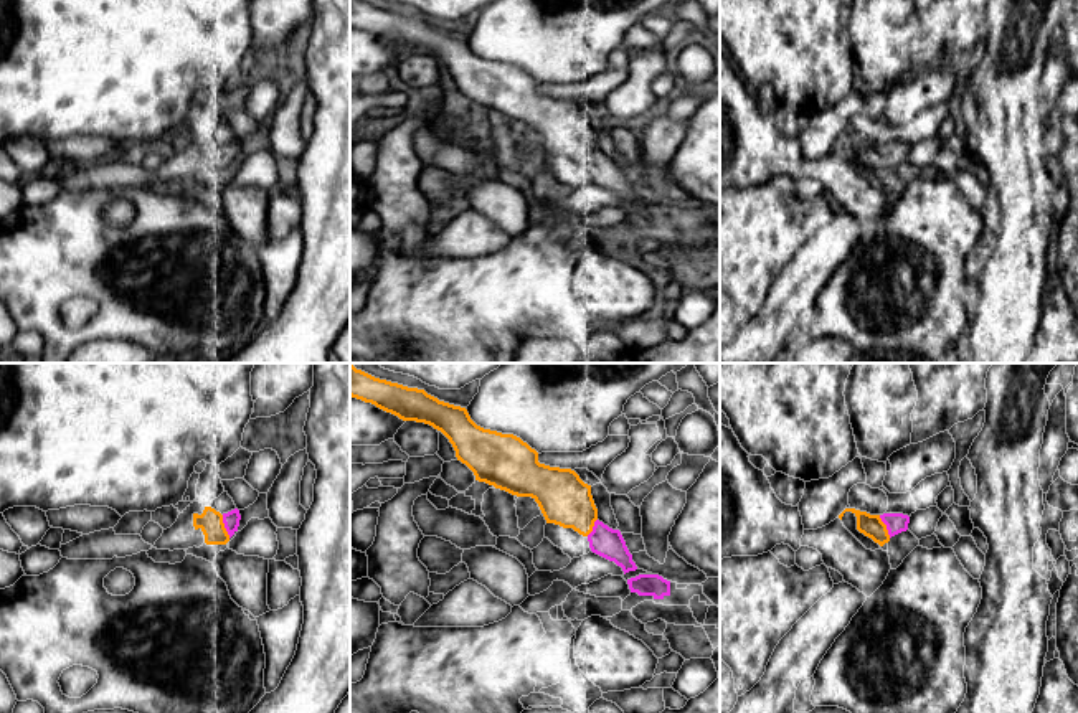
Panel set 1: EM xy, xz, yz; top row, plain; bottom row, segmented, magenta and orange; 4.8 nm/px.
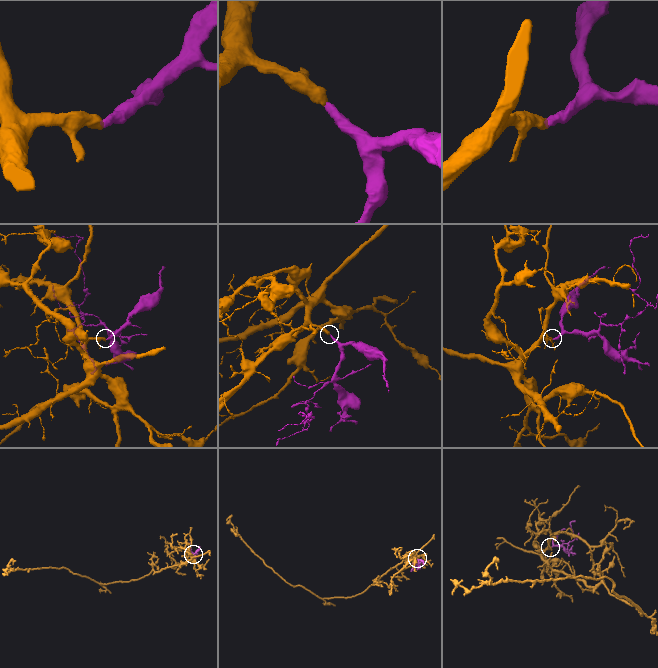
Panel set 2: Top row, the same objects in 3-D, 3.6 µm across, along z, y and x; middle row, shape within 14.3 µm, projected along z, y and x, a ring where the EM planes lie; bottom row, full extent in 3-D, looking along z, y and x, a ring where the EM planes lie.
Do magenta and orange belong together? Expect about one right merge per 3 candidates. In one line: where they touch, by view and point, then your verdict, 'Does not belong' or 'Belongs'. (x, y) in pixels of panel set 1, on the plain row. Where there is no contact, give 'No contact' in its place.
Touches magenta at xy (225, 157). Belongs

